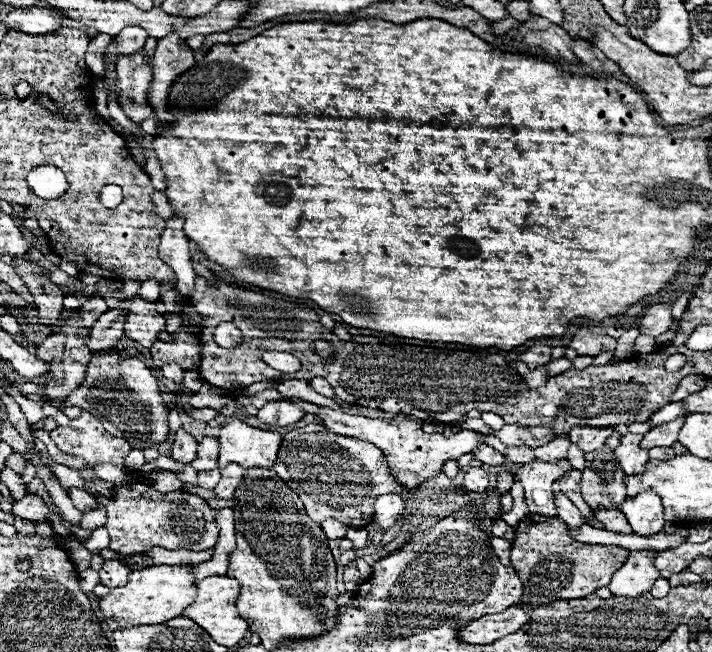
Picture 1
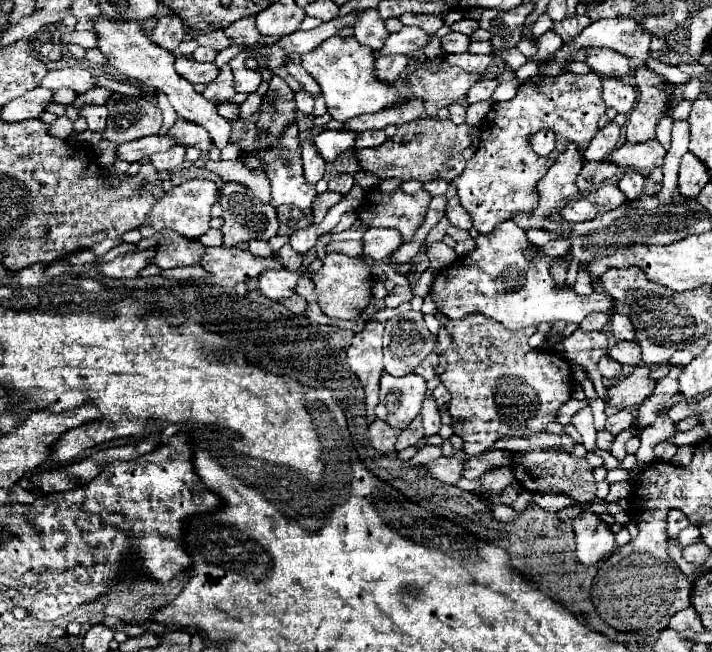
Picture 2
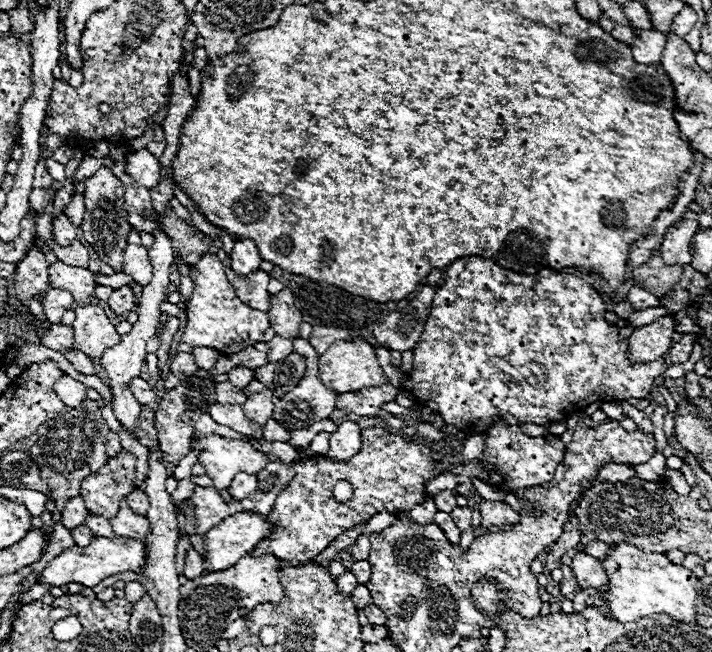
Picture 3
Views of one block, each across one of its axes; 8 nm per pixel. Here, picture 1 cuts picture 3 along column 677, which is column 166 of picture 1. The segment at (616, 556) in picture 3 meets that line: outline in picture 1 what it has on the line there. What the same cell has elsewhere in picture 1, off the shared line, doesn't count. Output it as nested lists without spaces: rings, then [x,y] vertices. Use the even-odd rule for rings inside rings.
[[[188,564],[148,566],[148,568],[132,570],[126,586],[112,588],[106,598],[100,598],[100,610],[110,630],[162,624],[164,620],[182,616],[182,612],[196,600],[196,592],[198,592],[196,578]]]

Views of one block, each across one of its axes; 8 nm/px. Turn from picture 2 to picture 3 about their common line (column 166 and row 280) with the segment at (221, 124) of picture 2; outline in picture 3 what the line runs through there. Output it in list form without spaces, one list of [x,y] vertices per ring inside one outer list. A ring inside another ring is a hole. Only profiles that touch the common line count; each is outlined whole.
[[[56,262],[50,266],[50,284],[54,288],[66,288],[74,294],[74,300],[86,300],[94,294],[94,290],[98,288],[96,278],[100,274],[90,272],[88,268],[80,268],[80,266],[68,266],[62,262]]]

